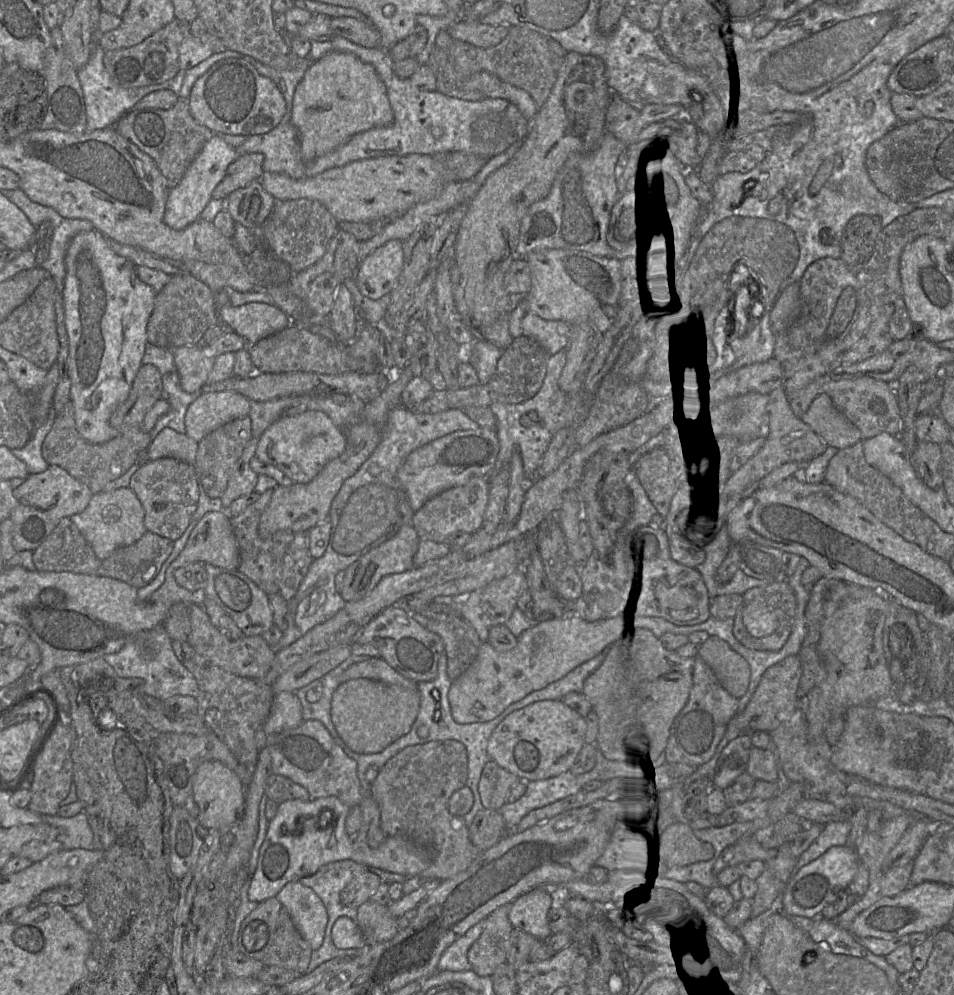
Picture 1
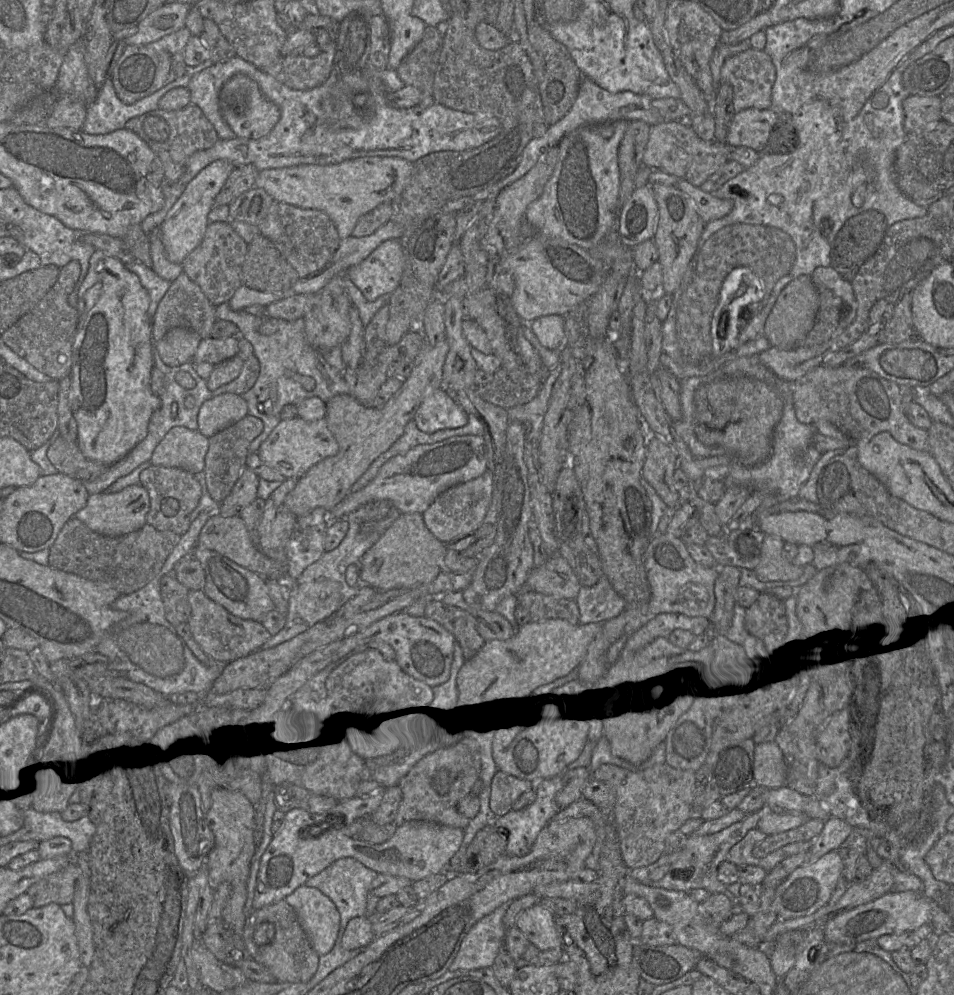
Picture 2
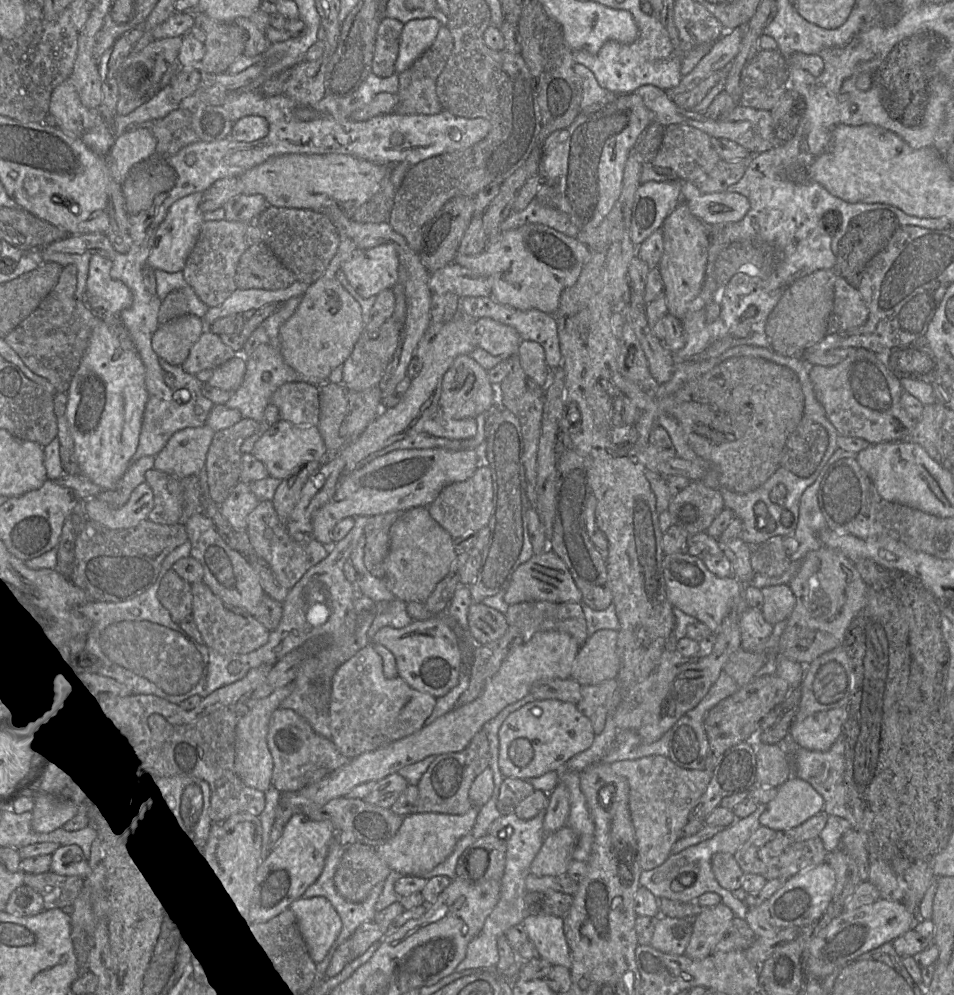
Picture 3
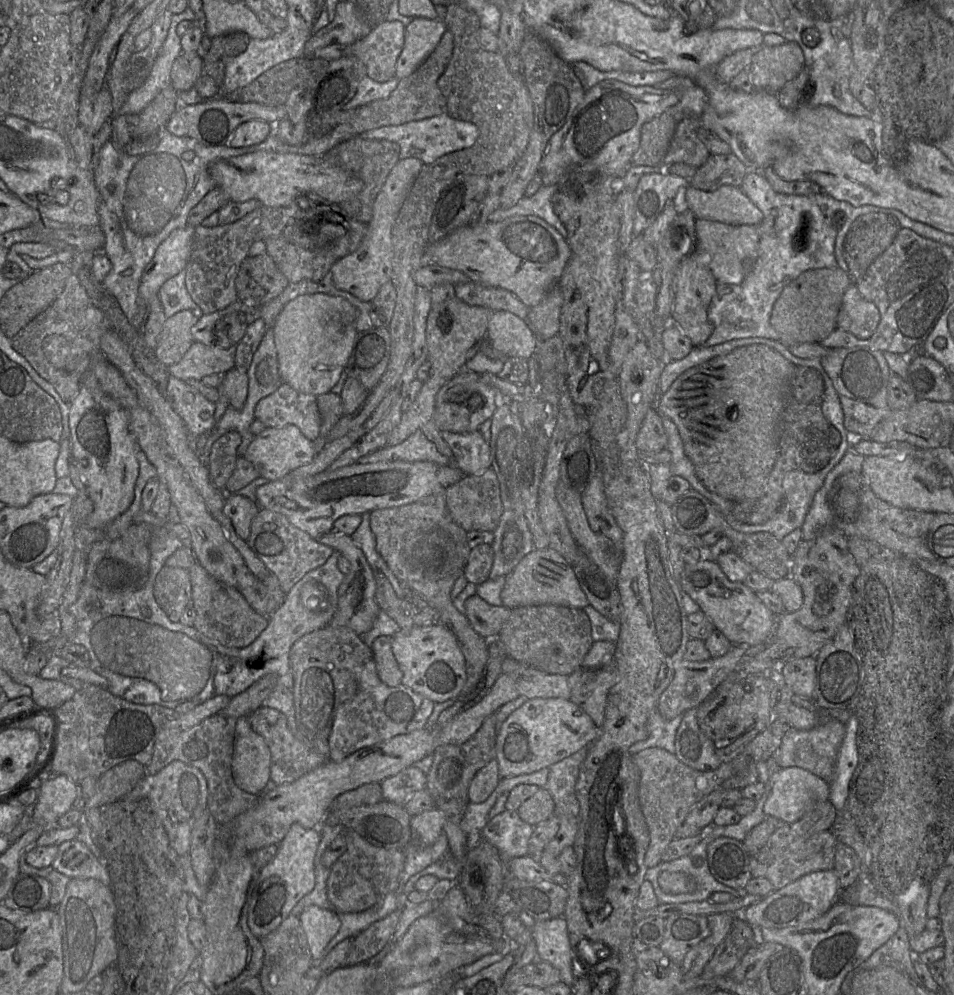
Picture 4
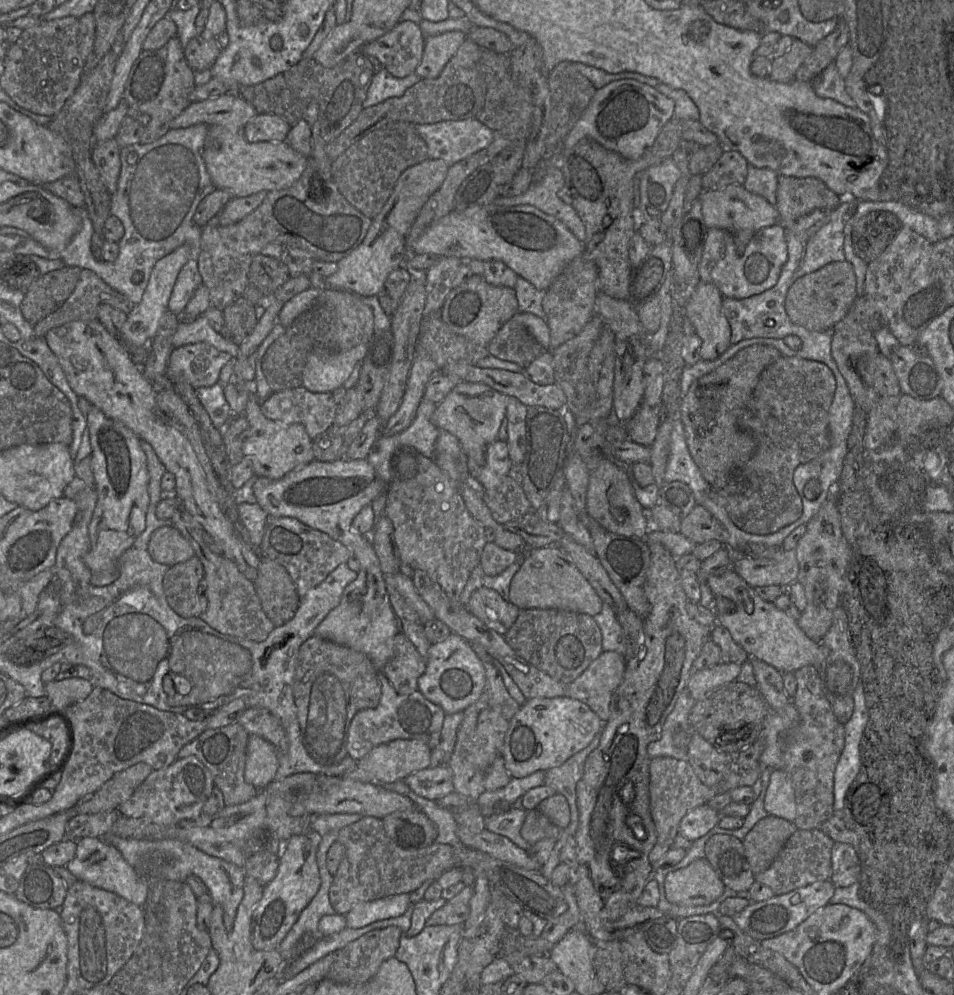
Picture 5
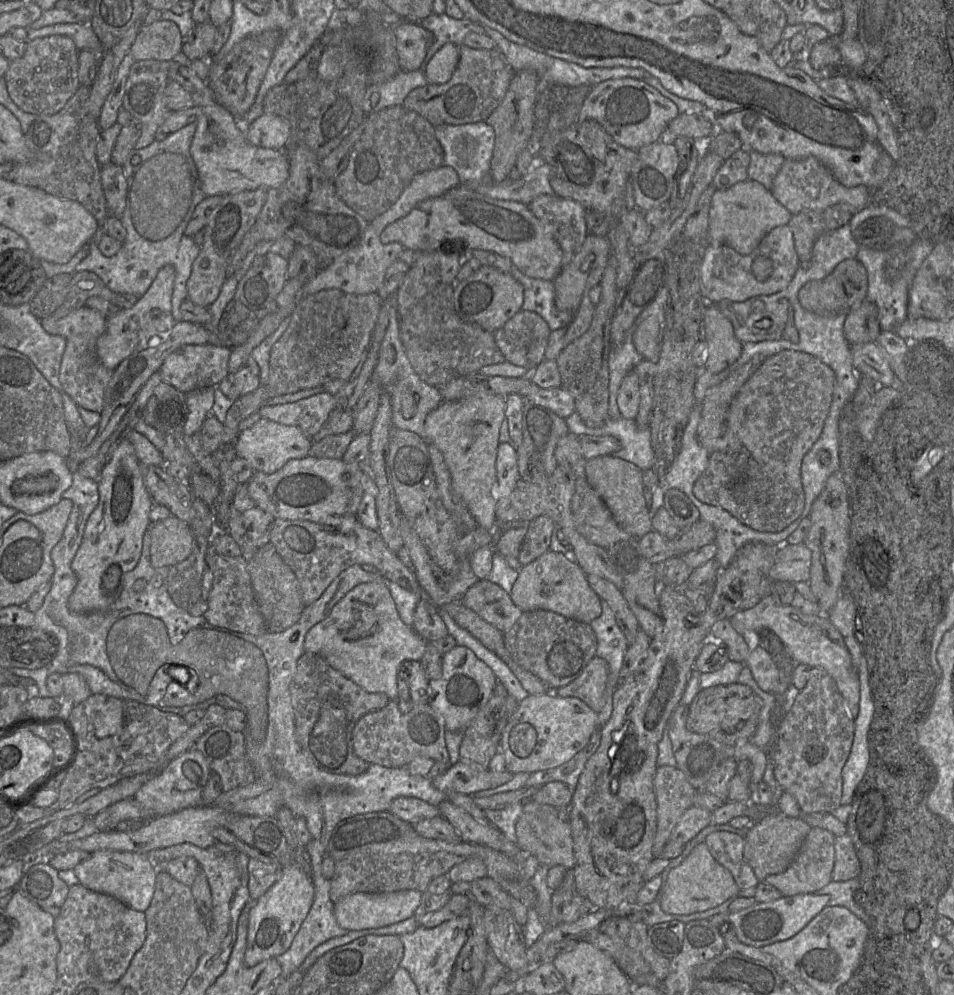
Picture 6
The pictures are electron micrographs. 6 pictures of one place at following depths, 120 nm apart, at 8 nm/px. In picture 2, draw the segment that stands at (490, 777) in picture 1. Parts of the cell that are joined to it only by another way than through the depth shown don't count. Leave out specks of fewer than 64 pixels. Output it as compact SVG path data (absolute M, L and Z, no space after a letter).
M497 770L492 778L490 808L499 817L512 810L514 802L535 783Z

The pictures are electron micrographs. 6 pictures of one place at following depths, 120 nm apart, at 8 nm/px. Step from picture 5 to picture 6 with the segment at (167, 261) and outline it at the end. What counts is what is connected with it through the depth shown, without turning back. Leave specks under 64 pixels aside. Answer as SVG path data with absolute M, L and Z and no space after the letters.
M165 265L157 273L147 292L136 303L106 319L106 329L96 341L96 353L101 363L114 370L120 362L135 352L152 346L165 337L176 320L171 313L171 298L175 280L175 268Z

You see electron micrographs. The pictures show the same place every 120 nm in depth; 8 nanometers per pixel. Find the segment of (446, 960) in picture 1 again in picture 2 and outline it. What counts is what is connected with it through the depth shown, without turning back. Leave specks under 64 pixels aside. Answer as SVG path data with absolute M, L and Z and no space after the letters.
M509 903L503 904L478 921L461 943L450 971L491 968L499 951L505 947L508 929L503 919Z

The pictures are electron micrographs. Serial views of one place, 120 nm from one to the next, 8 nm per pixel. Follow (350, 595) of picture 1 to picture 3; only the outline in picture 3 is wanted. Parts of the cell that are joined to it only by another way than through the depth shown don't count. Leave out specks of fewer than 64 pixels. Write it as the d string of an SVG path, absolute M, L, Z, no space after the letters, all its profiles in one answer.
M426 507L402 511L389 530L389 551L384 559L387 586L396 599L424 603L456 560L454 538L435 521Z

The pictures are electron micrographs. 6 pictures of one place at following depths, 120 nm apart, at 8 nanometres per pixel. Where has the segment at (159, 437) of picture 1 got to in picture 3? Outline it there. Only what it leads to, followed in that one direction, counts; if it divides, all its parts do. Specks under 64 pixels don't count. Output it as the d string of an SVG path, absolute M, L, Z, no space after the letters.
M207 425L175 432L154 457L153 468L178 479L198 475L206 462L215 432Z

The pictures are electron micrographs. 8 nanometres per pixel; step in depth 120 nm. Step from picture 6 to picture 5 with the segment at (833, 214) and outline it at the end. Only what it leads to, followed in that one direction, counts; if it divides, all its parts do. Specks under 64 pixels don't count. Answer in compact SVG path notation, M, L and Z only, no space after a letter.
M779 176L775 206L784 228L815 210L834 210L840 203L841 197L819 179Z

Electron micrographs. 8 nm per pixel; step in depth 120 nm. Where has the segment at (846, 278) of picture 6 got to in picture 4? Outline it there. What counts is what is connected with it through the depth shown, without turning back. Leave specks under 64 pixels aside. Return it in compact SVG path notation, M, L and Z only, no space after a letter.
M839 267L809 270L788 284L775 302L770 316L770 324L780 336L779 342L790 348L799 343L820 343L828 337L837 328L843 295L851 284L849 274Z

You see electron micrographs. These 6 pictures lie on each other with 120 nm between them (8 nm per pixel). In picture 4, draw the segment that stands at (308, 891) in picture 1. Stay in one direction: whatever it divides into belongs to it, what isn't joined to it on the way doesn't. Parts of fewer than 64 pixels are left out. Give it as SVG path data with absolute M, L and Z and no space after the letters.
M316 905L306 907L298 918L305 931L312 959L318 963L323 950L338 933L341 920L336 912Z

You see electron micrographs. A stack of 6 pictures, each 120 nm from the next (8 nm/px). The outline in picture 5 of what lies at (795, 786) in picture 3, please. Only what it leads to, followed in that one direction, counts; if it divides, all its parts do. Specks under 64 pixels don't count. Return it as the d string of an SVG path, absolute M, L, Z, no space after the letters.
M773 770L764 799L768 815L794 822L797 814L795 791L790 776L784 770Z

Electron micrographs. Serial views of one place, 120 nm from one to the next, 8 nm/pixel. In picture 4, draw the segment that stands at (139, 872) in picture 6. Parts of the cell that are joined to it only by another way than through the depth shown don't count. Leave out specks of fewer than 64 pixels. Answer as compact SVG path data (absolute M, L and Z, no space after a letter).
M73 839L59 845L51 866L71 879L92 878L110 886L107 868L80 840Z

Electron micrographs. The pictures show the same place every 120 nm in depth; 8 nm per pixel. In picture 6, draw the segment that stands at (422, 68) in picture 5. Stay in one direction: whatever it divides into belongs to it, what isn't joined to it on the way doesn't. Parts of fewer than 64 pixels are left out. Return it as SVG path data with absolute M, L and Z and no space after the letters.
M451 42L444 44L430 59L424 75L429 83L443 84L448 82L459 63L459 47Z

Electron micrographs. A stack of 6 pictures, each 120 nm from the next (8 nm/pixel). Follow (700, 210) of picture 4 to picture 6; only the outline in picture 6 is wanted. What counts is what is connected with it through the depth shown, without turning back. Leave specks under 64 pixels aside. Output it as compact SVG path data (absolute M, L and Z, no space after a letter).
M755 181L739 182L726 190L716 190L709 209L708 244L727 245L742 256L749 255L772 229L787 225L792 214Z

